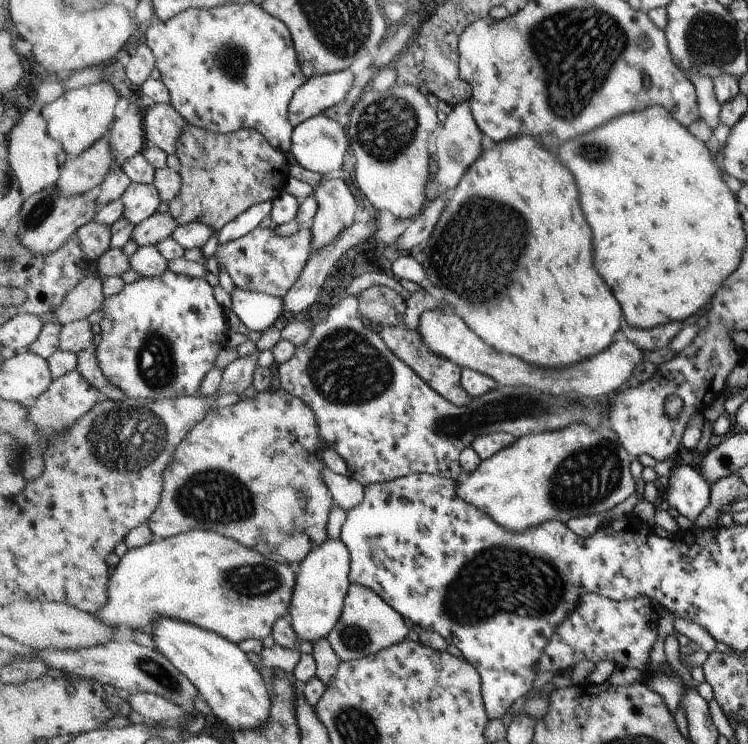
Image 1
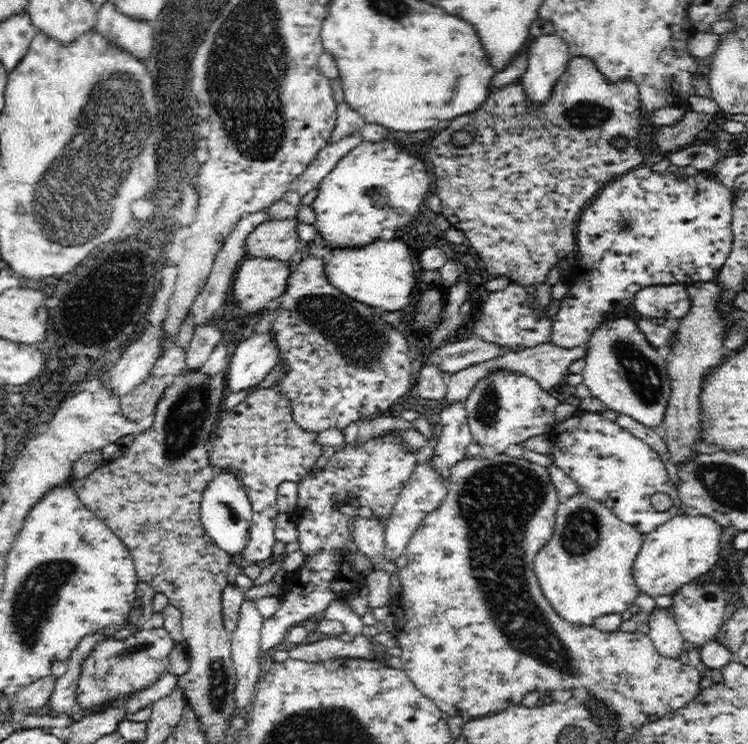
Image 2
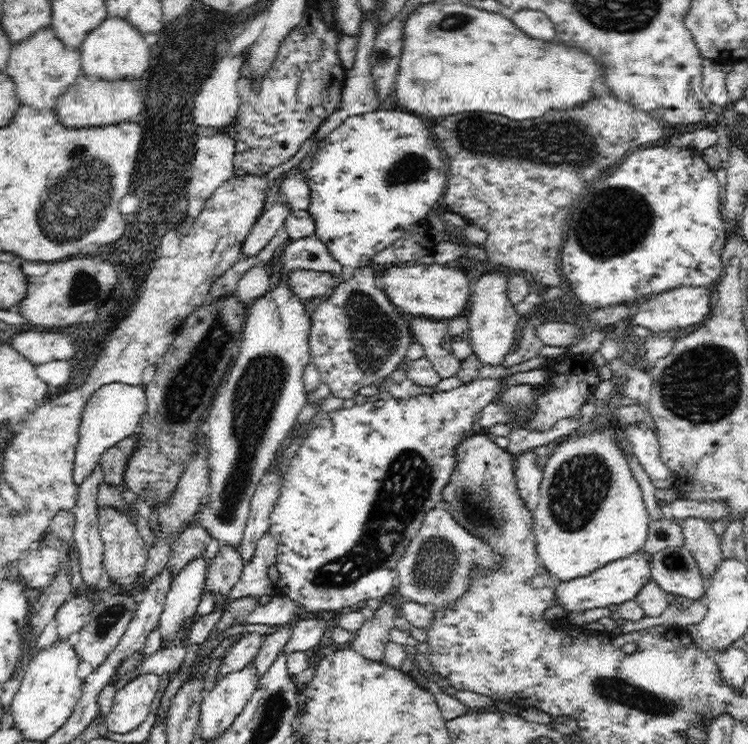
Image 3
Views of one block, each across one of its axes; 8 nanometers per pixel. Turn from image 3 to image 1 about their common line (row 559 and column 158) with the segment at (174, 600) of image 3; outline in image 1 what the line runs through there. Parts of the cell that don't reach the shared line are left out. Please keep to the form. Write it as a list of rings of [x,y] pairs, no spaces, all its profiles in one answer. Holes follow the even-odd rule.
[[[132,182],[122,198],[126,206],[124,216],[136,225],[154,216],[164,201],[155,183],[142,184],[142,182]]]

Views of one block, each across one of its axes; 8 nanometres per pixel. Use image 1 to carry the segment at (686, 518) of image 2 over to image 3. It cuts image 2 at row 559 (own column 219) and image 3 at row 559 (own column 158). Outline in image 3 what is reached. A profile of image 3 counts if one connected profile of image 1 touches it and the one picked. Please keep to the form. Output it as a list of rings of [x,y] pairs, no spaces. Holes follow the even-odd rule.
[[[638,552],[631,557],[609,562],[588,574],[576,576],[570,580],[560,580],[560,584],[554,588],[554,605],[560,606],[567,614],[572,614],[572,612],[582,614],[586,610],[622,604],[626,600],[634,599],[636,592],[642,588],[642,584],[648,578],[651,578],[650,556]]]

